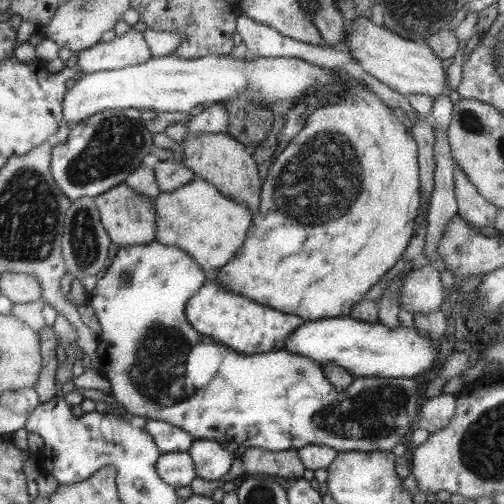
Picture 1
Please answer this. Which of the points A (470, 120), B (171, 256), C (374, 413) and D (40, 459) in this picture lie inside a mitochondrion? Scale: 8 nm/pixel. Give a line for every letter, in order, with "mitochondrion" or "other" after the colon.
A: mitochondrion
B: other
C: mitochondrion
D: other

